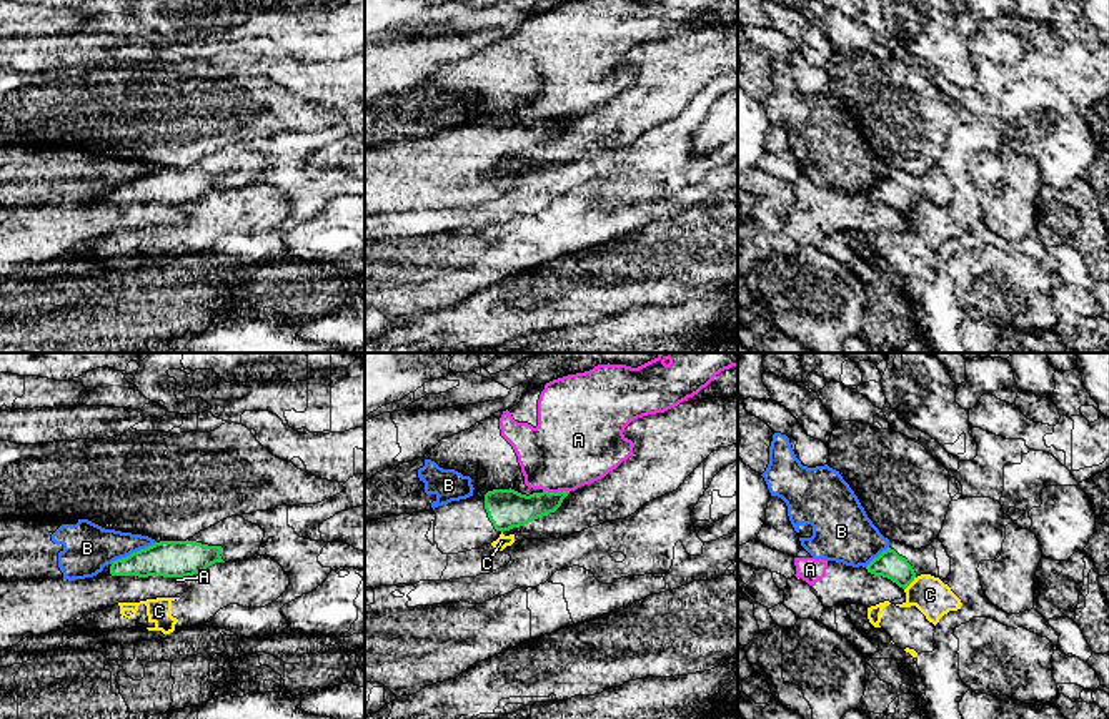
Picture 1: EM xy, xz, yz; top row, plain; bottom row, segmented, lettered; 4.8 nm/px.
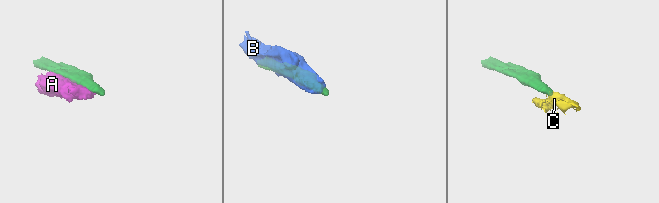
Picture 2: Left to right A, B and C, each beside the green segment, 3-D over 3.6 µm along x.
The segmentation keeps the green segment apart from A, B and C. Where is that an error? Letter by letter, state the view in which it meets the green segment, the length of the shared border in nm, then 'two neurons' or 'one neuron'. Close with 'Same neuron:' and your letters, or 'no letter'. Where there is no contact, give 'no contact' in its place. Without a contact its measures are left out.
A: xz | 130 nm | two neurons
B: xy | 240 nm | two neurons
C: yz | 90 nm | two neurons
Same neuron: no letter

